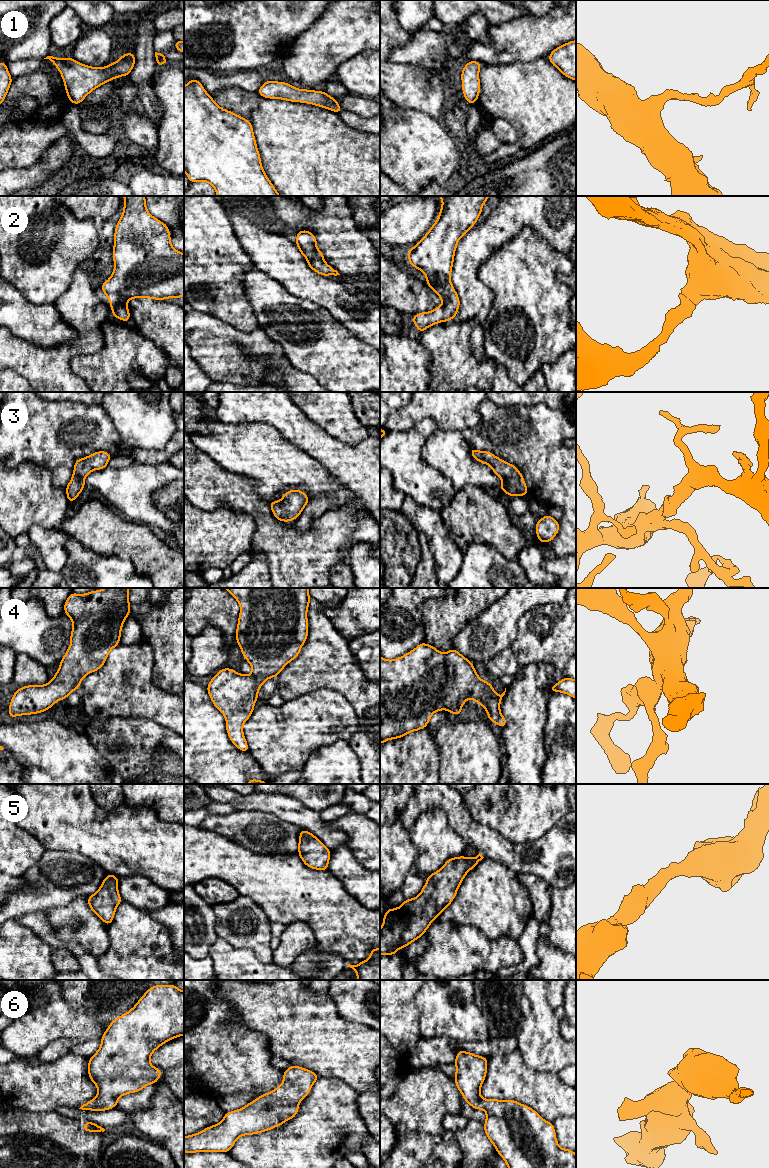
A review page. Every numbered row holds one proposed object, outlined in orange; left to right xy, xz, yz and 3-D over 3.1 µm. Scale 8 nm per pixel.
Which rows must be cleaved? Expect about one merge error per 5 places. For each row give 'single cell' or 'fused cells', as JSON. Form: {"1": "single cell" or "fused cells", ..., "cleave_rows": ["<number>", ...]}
{"1": "single cell", "2": "single cell", "3": "single cell", "4": "single cell", "5": "single cell", "6": "single cell", "cleave_rows": []}

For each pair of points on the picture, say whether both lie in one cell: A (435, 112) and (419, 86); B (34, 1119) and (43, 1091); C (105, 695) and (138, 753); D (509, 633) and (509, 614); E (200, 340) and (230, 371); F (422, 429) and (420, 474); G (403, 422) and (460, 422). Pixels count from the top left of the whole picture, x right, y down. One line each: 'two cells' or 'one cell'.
A: one cell
B: two cells
C: two cells
D: one cell
E: one cell
F: one cell
G: one cell

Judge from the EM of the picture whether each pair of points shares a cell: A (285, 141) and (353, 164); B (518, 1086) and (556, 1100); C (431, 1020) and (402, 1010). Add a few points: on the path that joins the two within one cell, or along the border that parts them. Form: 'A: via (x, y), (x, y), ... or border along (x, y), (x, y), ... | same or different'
A: via (302, 147), (319, 164), (336, 164) | same
B: via (527, 1086), (547, 1094) | same
C: border along (416, 993), (419, 1031), (422, 1036) | different

